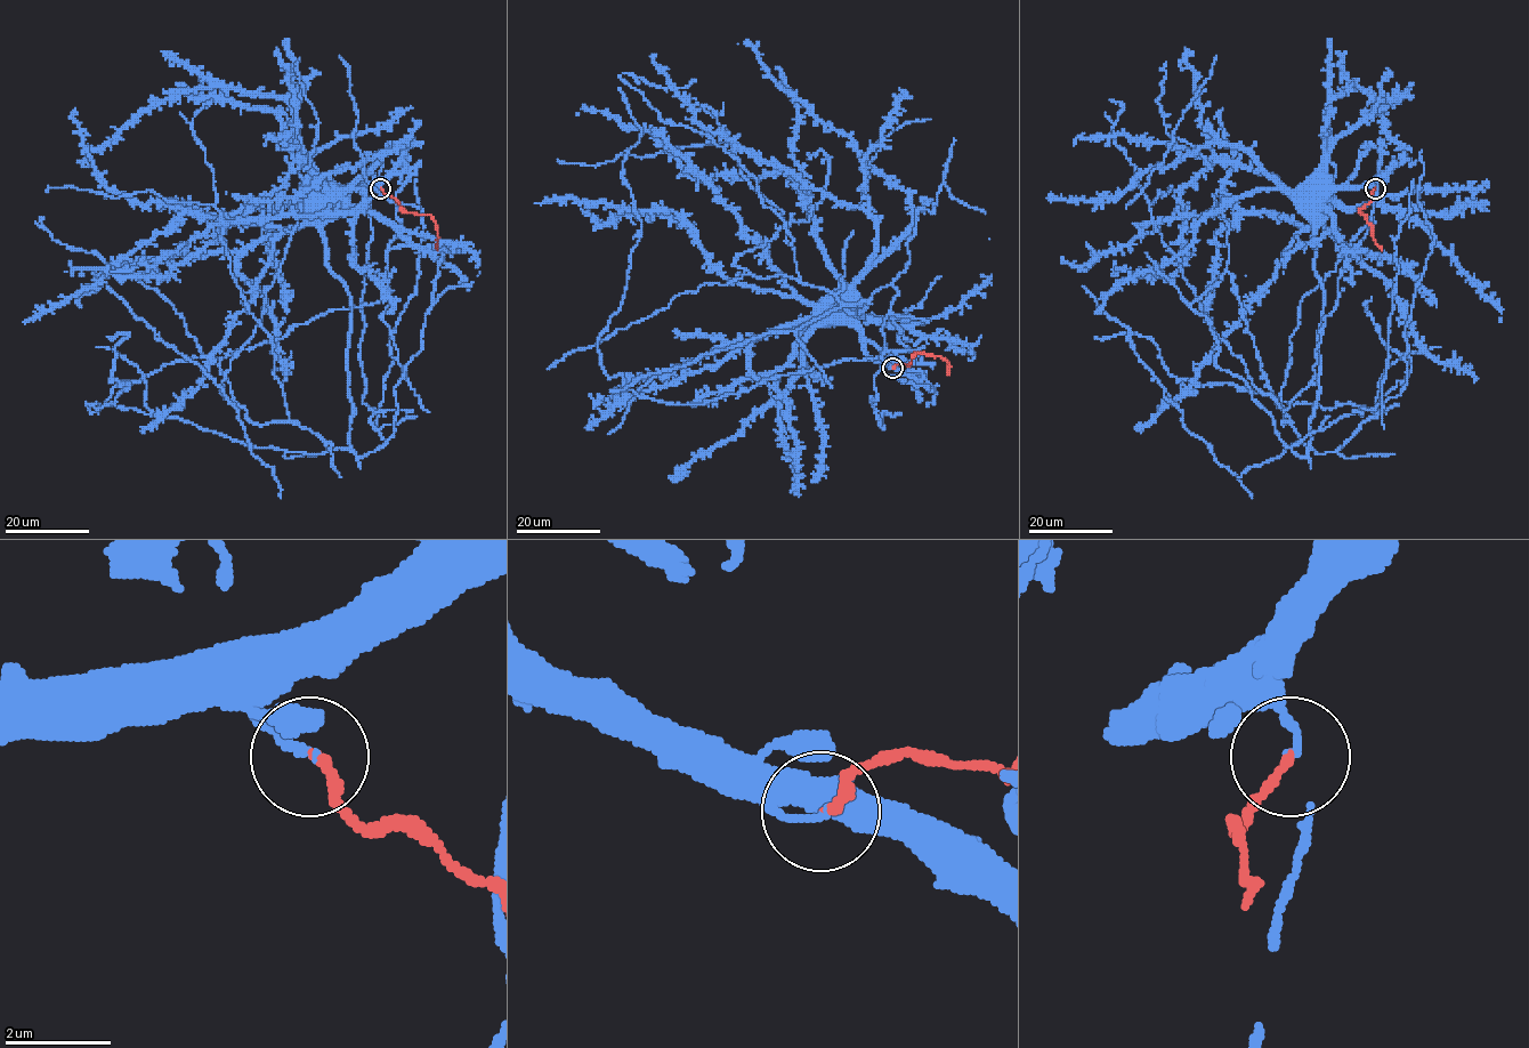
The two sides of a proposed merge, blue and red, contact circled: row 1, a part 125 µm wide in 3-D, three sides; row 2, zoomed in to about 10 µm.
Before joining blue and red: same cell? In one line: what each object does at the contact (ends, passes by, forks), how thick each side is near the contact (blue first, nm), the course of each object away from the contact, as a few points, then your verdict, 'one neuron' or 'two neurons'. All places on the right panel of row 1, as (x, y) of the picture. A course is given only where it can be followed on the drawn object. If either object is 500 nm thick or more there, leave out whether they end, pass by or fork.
blue ends there; red ends there; 150 nm thick on the blue side, 180 nm on the other; blue runs (1375, 188), (1374, 185), (1323, 187), (1316, 198); red runs (1375, 188), (1372, 200), (1359, 212), (1372, 226), (1373, 239), (1382, 251); two neurons

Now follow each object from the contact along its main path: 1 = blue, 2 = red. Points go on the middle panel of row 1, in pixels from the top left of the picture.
1: (892, 368), (876, 363), (868, 354), (858, 337), (858, 327), (848, 312), (842, 309)
2: (892, 368), (897, 364), (908, 364), (920, 352), (940, 356), (948, 364), (949, 376)

